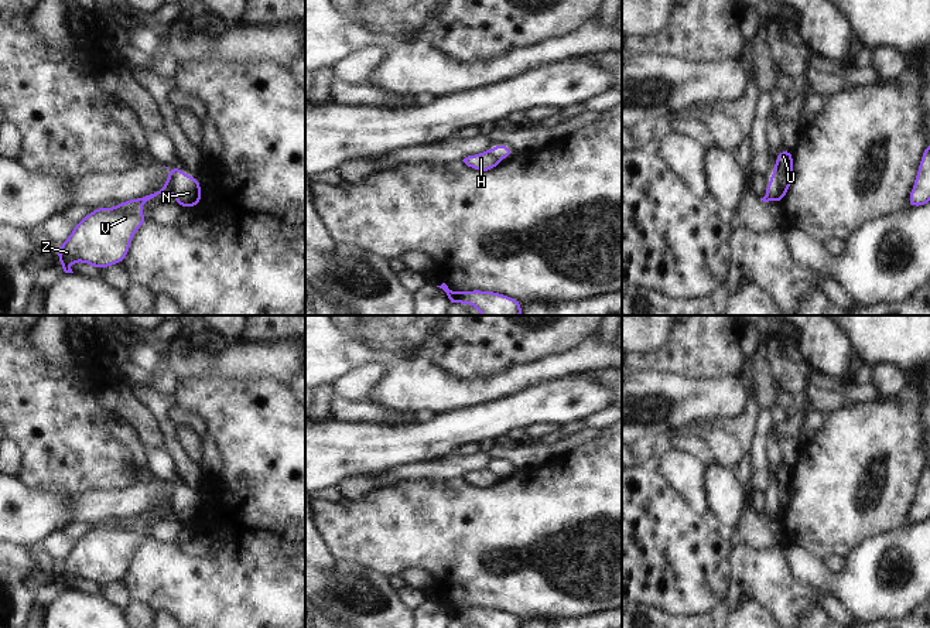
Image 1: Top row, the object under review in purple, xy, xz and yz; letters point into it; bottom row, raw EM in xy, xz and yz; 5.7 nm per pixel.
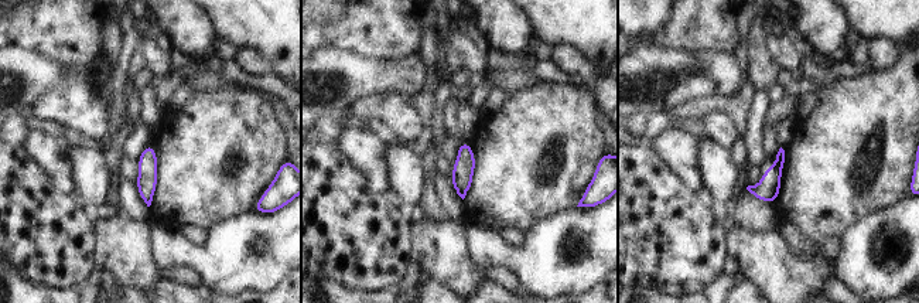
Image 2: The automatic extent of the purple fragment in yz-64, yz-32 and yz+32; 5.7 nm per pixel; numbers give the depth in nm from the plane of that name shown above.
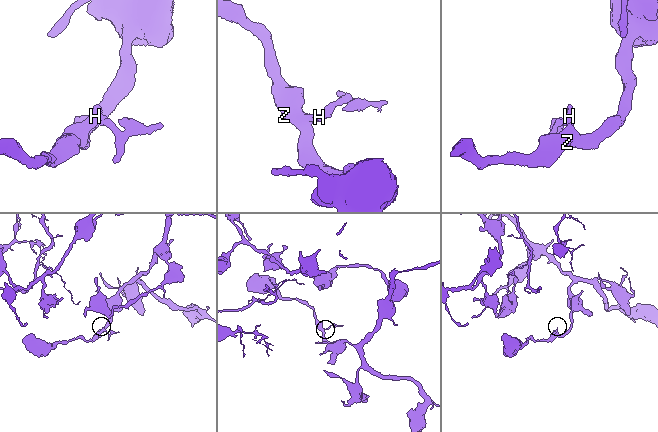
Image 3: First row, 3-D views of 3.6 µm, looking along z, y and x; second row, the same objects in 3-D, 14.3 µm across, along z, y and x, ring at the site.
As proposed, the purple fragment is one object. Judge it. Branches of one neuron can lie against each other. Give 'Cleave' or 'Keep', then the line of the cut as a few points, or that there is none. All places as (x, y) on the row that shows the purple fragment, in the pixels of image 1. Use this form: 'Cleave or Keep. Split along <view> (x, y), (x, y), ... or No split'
Cleave. Split along yz (773, 176), (782, 198)

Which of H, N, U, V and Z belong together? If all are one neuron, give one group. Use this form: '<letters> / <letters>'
H U V Z / N

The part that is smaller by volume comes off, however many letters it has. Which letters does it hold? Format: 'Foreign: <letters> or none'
Foreign: N

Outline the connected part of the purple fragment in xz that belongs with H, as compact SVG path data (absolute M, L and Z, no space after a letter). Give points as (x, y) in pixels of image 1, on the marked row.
M486 150L483 153L478 153L475 156L468 156L462 161L481 173L493 170L499 163L502 157L495 154L493 150Z

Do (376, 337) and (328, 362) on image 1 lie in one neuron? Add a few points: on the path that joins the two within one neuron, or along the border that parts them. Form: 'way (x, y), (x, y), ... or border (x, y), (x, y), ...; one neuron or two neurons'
way (365, 337), (354, 337), (339, 351); one neuron

